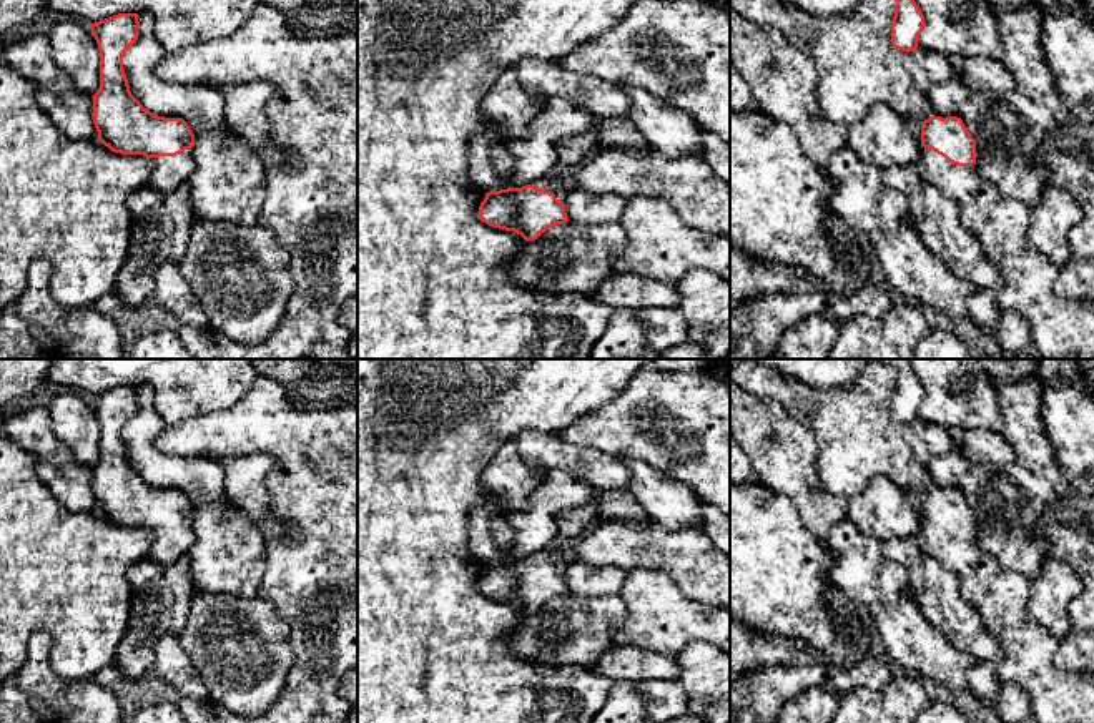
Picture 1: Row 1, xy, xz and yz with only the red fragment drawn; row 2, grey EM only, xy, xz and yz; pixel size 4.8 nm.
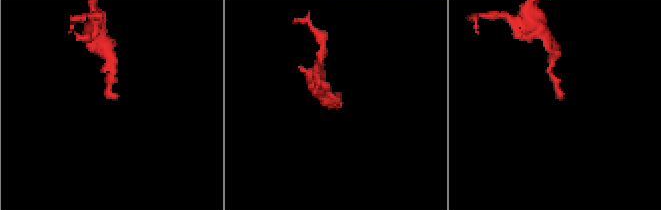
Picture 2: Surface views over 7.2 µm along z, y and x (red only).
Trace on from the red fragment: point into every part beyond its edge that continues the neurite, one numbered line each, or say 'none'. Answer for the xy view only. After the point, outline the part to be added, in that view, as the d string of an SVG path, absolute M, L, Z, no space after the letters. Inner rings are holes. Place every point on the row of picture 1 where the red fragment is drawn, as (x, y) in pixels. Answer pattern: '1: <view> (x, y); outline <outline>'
1: xy (168, 172); outline M193 148L185 150L176 156L160 156L153 160L153 171L146 186L156 191L173 191L181 183L186 183L193 175L196 163L193 158Z

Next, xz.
1: xz (557, 183); outline M559 171L542 176L540 180L537 180L535 183L530 183L530 184L534 184L535 188L542 188L545 191L554 193L559 201L565 201L567 193L570 189L569 178Z

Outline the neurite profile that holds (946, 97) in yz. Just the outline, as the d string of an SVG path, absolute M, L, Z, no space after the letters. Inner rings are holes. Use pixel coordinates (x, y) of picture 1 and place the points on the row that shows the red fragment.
M946 55L946 58L953 65L954 76L928 90L934 116L941 118L956 116L958 106L971 95L971 90L959 78L964 58L959 55Z

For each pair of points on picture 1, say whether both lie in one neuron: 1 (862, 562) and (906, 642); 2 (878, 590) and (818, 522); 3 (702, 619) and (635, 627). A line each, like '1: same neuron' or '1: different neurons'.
1: same neuron
2: different neurons
3: same neuron

